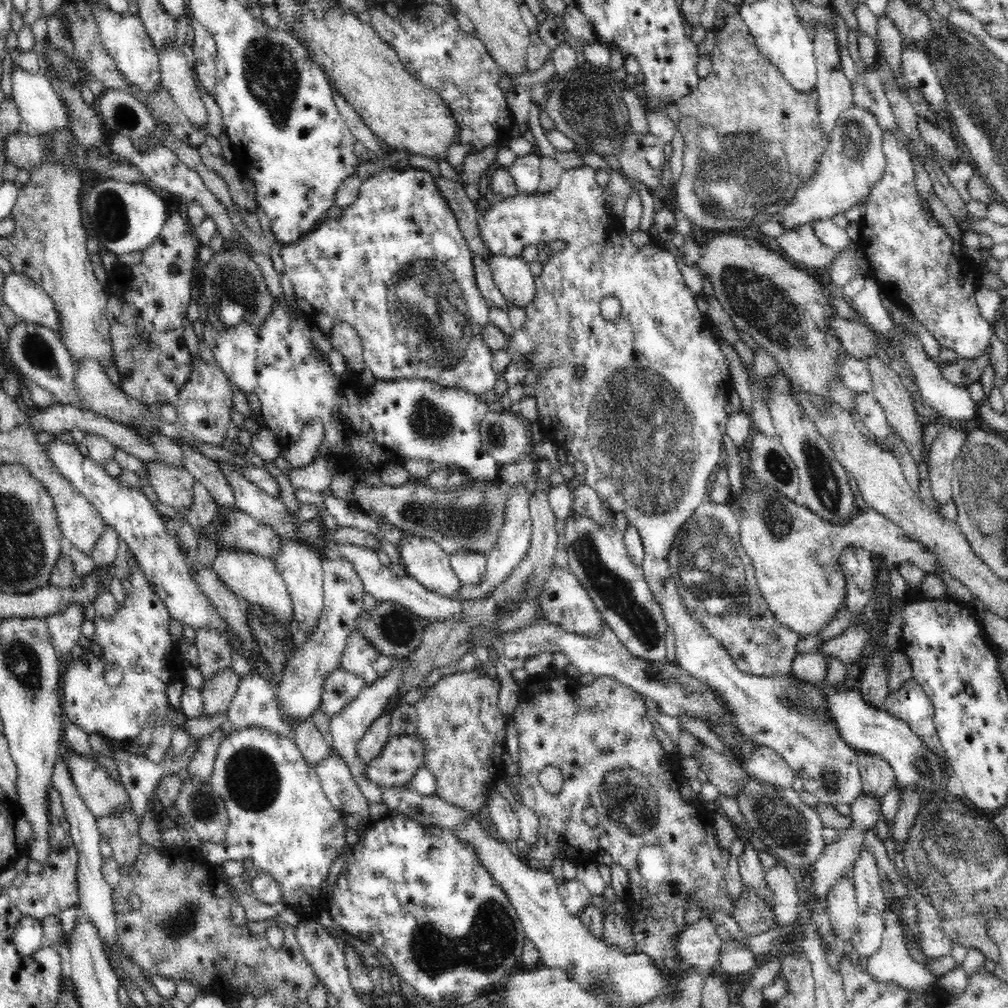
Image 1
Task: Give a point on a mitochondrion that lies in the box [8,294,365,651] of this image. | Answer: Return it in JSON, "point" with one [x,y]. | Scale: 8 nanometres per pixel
{"point":[38,352]}

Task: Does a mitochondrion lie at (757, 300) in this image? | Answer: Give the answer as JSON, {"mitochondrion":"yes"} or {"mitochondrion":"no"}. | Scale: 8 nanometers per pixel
{"mitochondrion":"yes"}

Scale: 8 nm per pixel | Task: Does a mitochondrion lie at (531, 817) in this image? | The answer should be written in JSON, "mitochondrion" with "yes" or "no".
{"mitochondrion":"no"}

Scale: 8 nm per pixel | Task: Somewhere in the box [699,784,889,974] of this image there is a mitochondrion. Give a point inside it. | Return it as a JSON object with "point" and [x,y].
{"point":[776,819]}

